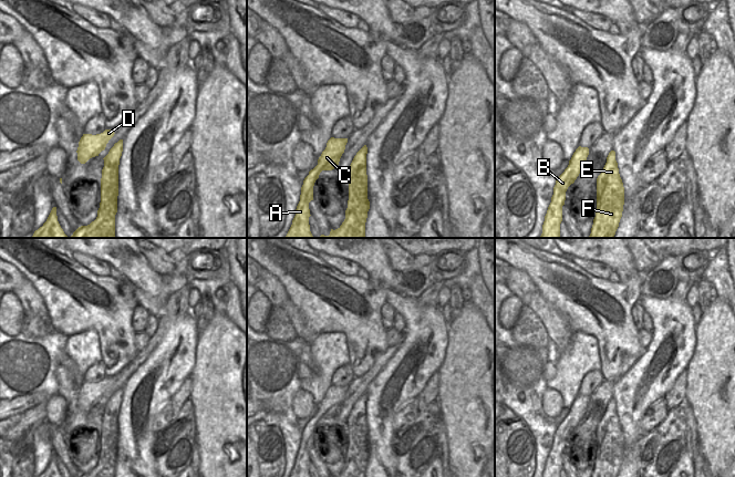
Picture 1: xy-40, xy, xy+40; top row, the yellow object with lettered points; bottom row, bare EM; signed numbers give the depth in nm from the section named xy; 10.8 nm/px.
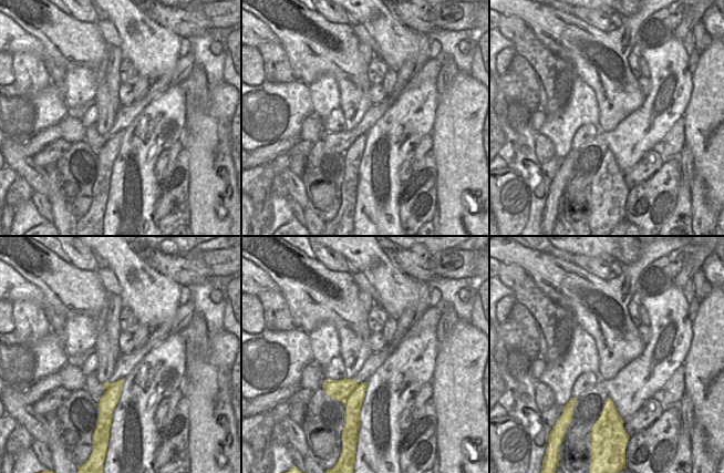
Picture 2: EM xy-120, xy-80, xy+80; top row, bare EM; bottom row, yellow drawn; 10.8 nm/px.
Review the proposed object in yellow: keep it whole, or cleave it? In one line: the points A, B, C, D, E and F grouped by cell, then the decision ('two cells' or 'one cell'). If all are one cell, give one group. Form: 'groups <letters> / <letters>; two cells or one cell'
groups A B C D E F; one cell

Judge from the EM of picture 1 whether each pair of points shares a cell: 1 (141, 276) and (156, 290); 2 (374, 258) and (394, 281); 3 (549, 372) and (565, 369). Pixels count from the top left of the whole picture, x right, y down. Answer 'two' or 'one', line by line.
1: one
2: one
3: two

